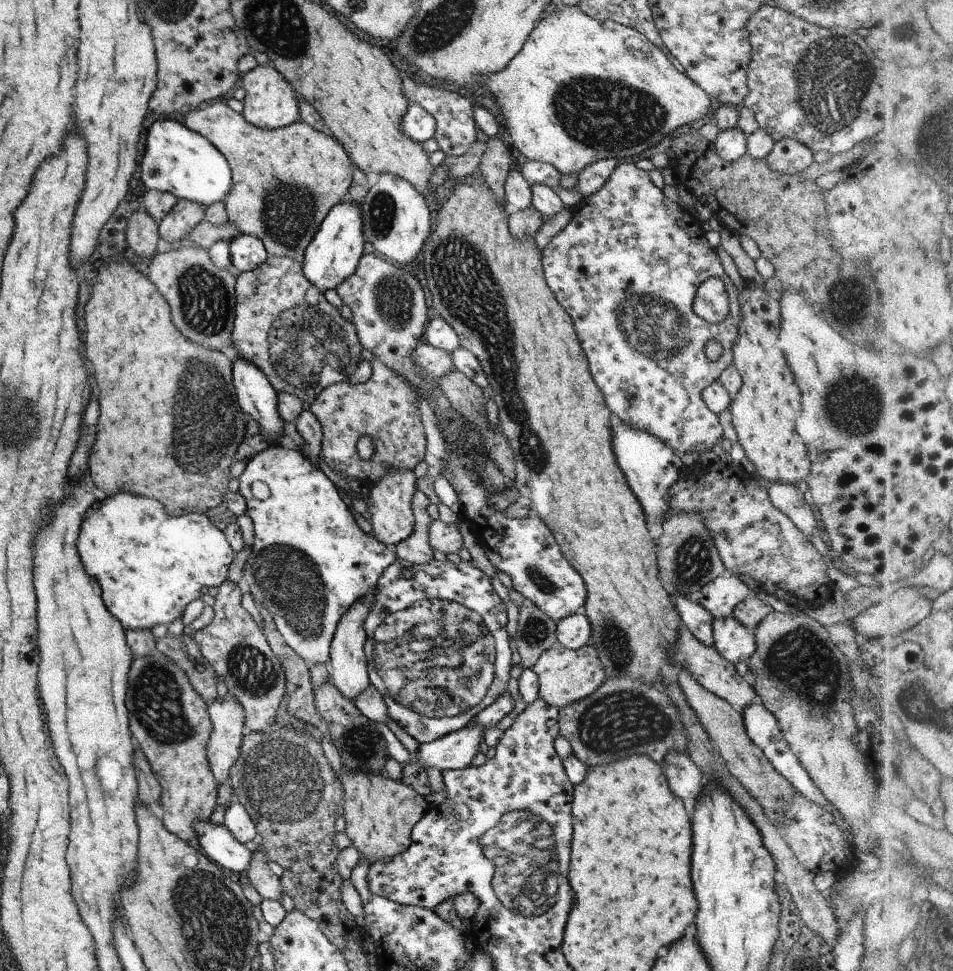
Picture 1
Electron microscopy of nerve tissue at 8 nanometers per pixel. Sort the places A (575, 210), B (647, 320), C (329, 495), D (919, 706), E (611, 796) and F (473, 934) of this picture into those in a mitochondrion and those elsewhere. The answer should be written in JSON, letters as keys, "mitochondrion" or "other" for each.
{"A":"other","B":"mitochondrion","C":"other","D":"mitochondrion","E":"other","F":"other"}

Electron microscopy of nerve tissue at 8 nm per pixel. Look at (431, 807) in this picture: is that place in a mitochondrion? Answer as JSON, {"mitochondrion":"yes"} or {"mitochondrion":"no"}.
{"mitochondrion":"no"}

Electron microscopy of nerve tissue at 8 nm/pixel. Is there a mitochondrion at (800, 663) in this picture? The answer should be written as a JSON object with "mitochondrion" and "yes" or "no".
{"mitochondrion":"yes"}

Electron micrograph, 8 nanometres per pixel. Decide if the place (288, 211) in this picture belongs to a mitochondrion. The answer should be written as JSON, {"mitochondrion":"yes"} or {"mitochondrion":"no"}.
{"mitochondrion":"yes"}

